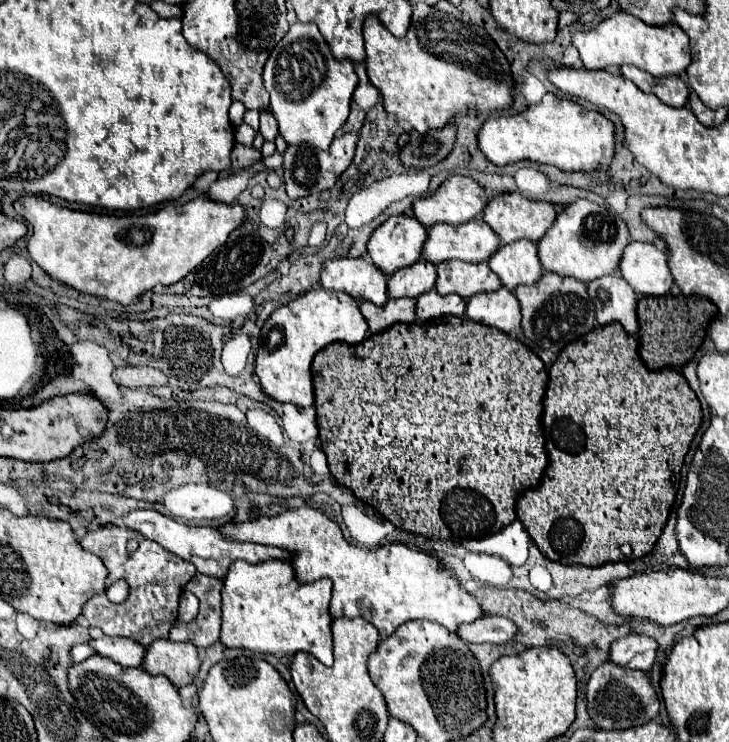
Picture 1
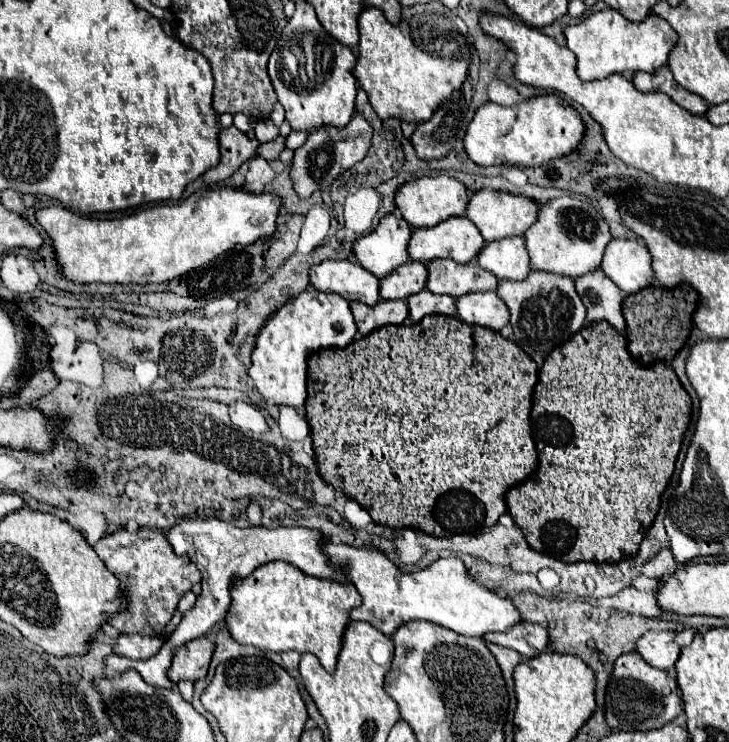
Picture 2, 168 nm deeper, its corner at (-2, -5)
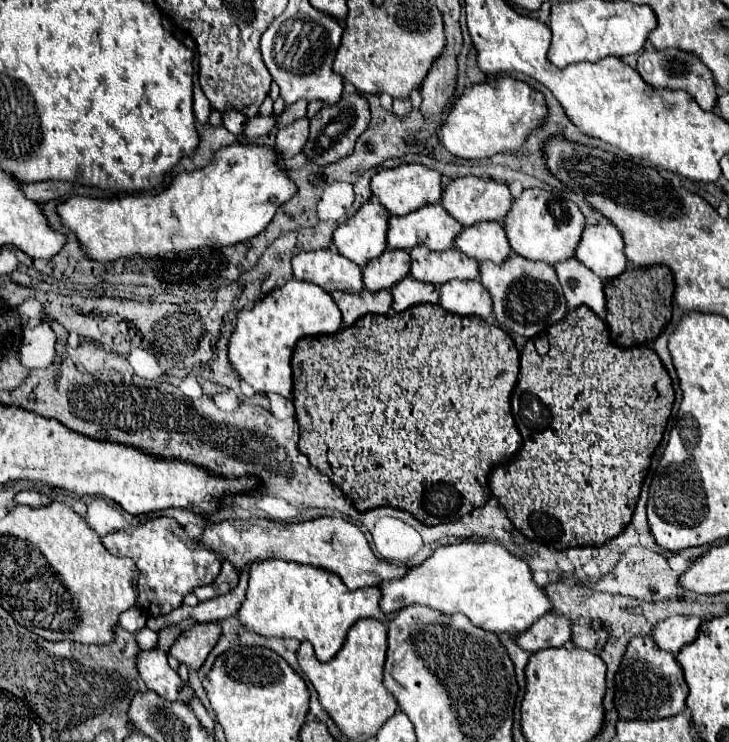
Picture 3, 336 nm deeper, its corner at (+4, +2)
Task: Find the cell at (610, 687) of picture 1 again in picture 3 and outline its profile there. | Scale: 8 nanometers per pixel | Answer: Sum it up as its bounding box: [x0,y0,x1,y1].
[615,637,687,719]

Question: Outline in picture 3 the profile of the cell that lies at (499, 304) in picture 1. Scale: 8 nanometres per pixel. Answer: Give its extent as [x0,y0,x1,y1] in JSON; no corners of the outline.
[439,279,491,319]

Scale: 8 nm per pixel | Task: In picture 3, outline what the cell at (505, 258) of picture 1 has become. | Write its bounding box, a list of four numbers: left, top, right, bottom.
[455,221,511,263]

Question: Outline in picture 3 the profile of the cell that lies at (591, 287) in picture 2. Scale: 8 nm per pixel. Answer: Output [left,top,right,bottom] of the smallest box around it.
[553,257,605,317]

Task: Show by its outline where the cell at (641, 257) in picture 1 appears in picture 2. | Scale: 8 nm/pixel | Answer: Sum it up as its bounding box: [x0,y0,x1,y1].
[601,238,655,296]

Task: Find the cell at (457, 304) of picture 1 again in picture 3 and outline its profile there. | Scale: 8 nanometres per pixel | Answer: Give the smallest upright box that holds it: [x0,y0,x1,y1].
[391,277,439,313]

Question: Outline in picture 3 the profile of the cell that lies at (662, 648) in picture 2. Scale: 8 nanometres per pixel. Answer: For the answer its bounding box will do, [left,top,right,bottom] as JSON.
[653,615,703,655]

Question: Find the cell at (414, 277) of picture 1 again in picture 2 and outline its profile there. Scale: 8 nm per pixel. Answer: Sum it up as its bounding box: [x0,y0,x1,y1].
[379,262,429,300]

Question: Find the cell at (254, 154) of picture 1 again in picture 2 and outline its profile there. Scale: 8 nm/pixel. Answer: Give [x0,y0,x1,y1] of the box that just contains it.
[257,136,285,162]

